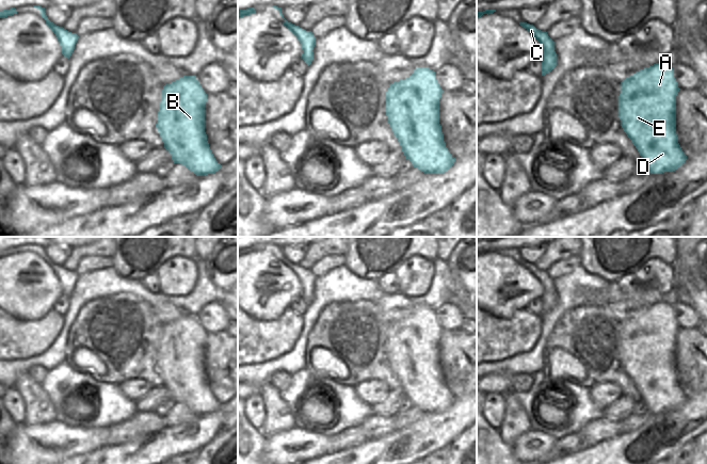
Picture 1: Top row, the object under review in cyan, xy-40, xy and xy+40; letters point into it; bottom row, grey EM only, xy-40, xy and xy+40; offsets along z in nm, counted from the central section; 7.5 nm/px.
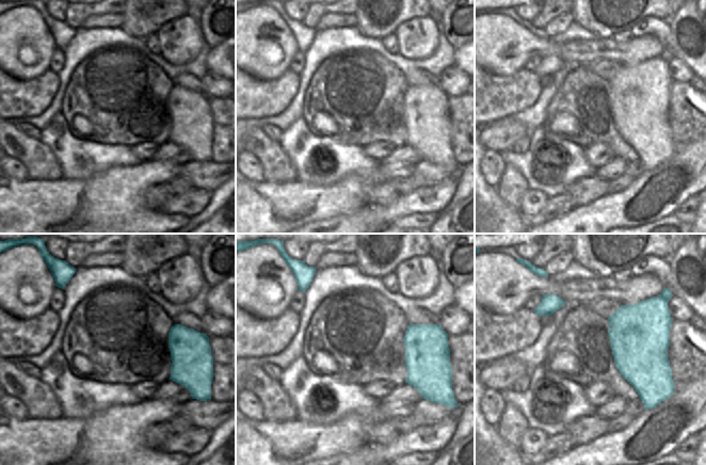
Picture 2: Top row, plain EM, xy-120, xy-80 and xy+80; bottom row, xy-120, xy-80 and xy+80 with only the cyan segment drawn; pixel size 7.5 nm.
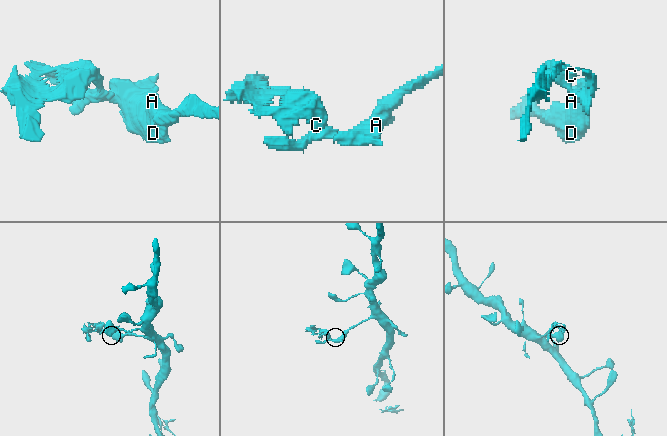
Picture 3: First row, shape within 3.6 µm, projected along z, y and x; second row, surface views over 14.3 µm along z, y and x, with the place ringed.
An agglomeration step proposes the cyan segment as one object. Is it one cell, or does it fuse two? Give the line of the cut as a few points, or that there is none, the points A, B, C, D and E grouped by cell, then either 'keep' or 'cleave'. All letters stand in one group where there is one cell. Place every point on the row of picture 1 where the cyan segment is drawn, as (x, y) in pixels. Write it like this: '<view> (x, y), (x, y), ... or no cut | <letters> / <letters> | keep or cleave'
xy+40 (553, 49), (542, 59) | A B D E / C | cleave

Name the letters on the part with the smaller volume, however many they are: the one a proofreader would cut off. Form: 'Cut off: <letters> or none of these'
Cut off: C

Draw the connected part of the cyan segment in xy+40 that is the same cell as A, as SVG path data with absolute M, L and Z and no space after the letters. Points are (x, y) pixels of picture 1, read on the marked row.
M660 62L637 71L621 82L621 126L652 174L673 172L687 160L676 134L676 96L679 90L673 68Z

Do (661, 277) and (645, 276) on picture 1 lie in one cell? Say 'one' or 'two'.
one

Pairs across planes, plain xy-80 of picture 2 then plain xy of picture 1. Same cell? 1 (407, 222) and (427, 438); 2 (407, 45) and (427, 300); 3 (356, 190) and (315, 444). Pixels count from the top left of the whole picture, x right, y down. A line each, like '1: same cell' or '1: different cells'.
1: different cells
2: different cells
3: same cell

